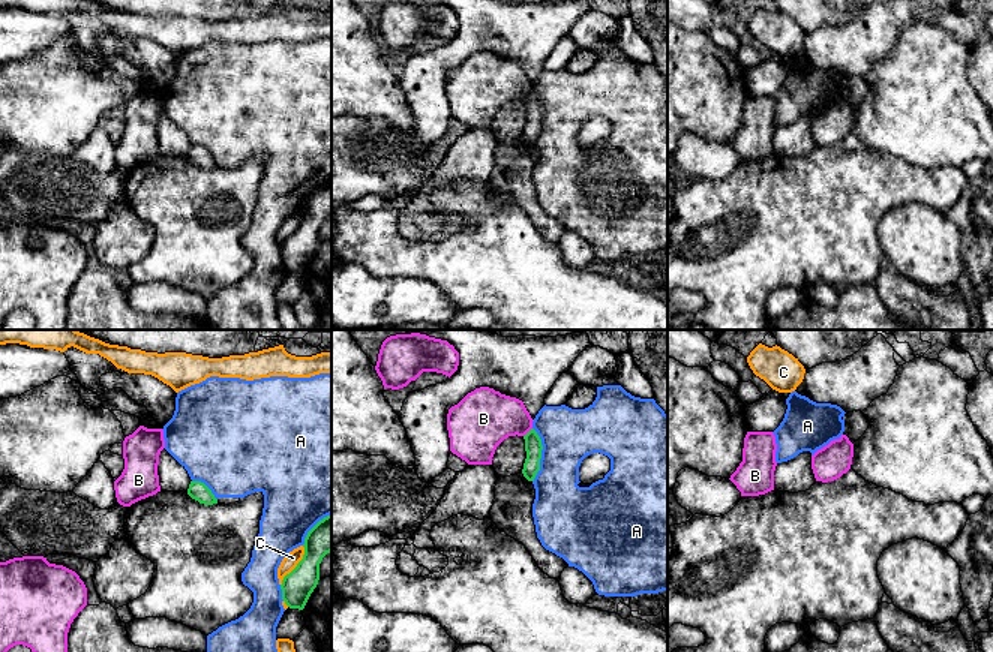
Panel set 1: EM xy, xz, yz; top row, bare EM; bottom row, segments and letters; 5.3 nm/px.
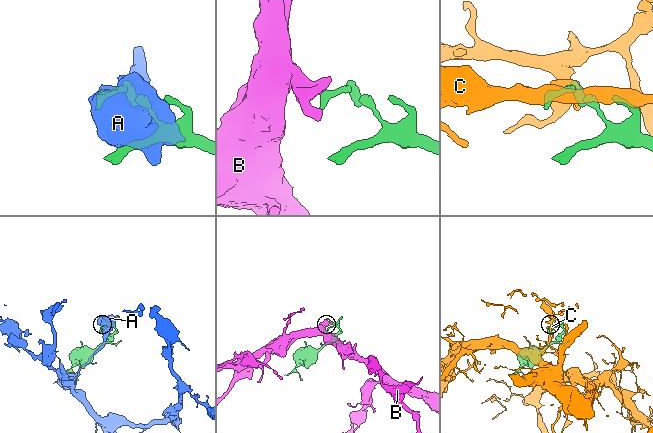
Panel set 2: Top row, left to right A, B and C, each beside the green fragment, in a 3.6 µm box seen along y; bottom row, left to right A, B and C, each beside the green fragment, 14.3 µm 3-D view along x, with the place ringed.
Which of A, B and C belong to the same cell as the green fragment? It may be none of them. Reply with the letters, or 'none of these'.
none of these

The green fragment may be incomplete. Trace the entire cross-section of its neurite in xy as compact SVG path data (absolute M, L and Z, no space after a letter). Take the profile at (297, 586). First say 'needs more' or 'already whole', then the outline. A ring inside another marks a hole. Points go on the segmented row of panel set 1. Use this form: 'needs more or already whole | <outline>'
already whole | M332 514L320 520L304 538L304 555L284 577L282 600L290 609L303 610L320 580L320 564L332 552Z

